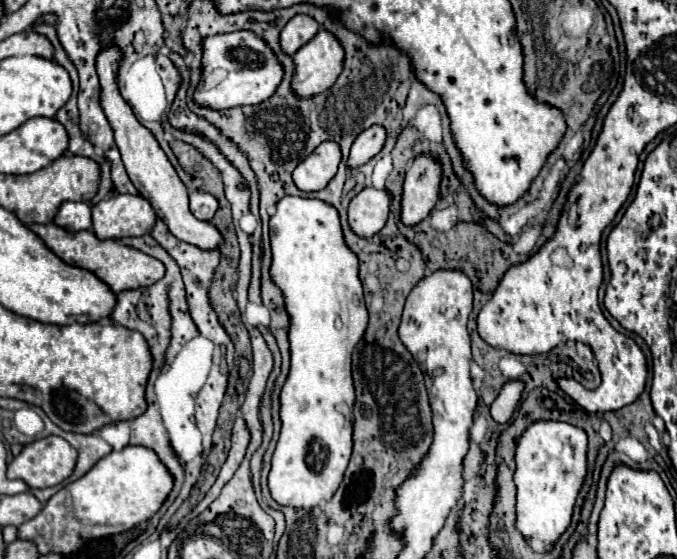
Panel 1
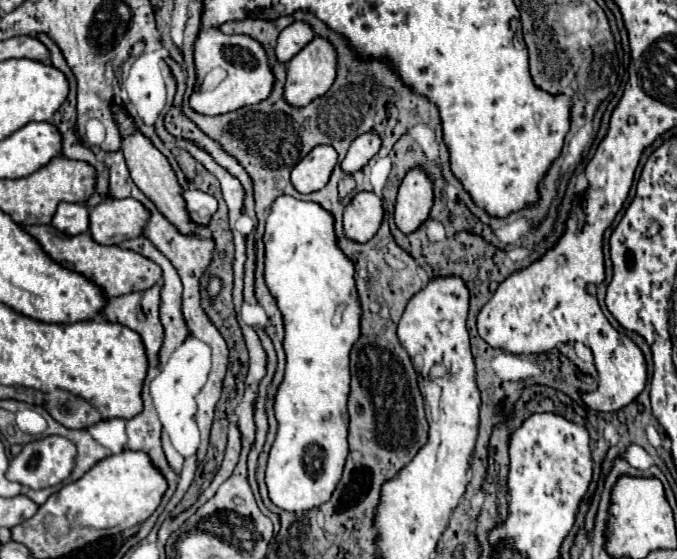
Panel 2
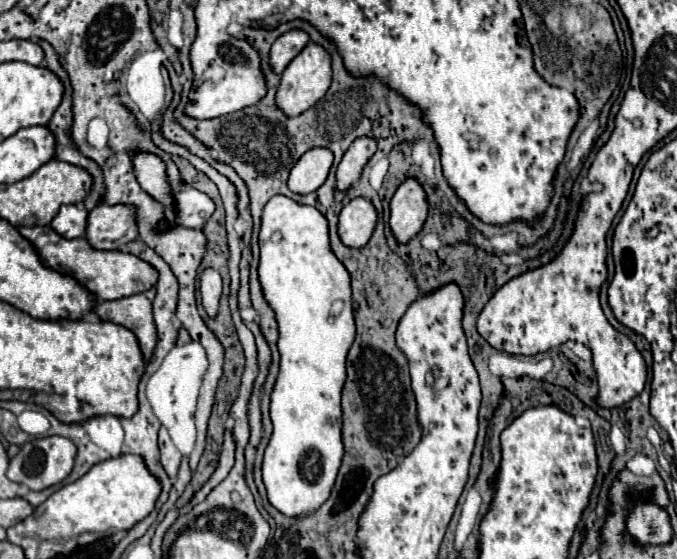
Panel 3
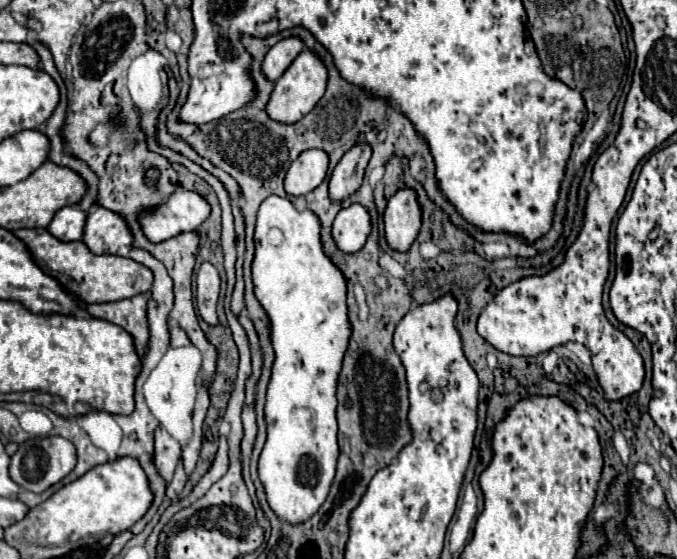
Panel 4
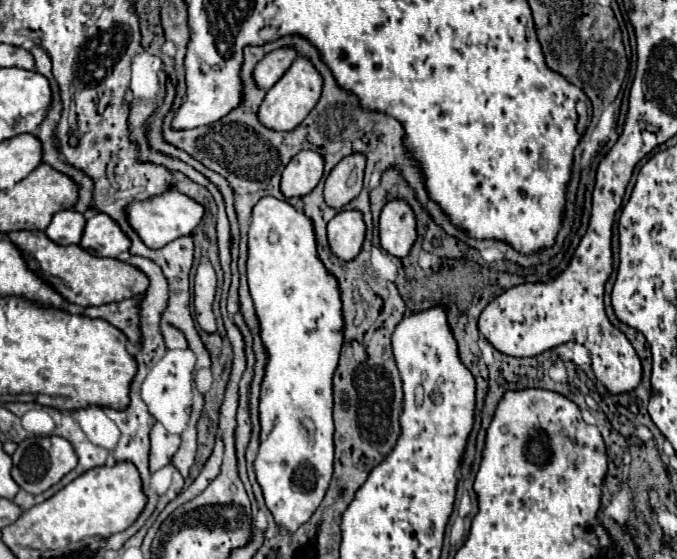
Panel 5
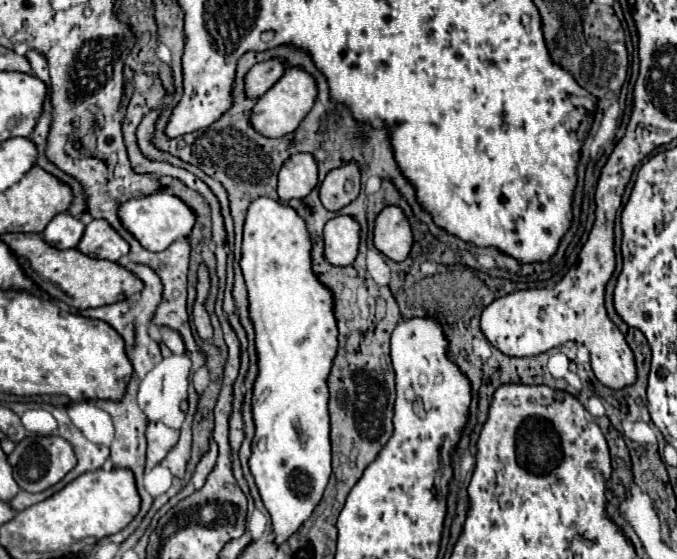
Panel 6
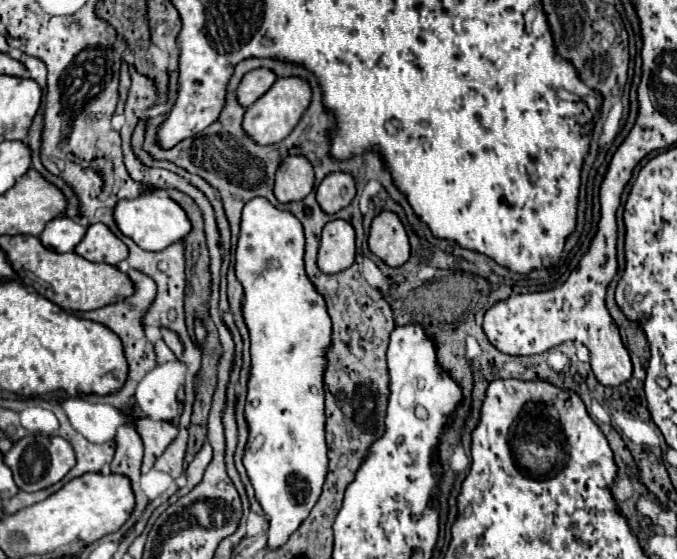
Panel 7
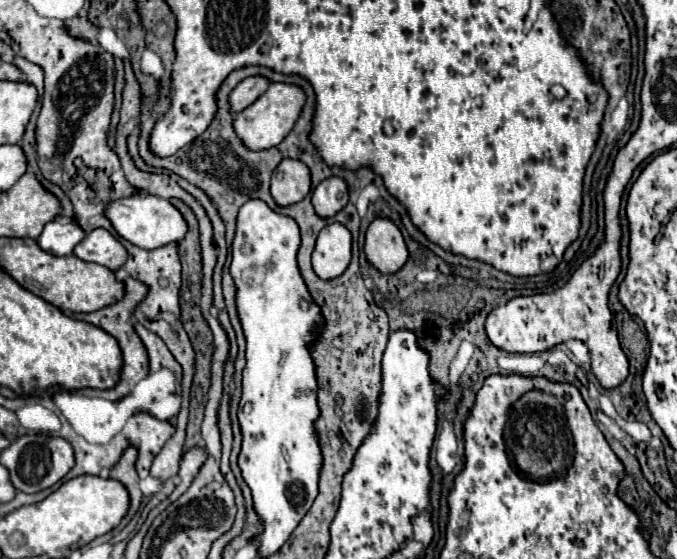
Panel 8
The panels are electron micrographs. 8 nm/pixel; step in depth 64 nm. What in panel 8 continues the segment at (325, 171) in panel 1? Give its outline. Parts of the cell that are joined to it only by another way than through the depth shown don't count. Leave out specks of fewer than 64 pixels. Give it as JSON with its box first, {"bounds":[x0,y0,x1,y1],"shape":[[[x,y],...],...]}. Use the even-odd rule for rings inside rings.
{"bounds":[272,160,310,206],"shape":[[[282,160],[272,174],[272,198],[278,206],[300,202],[310,192],[310,168],[300,160]]]}

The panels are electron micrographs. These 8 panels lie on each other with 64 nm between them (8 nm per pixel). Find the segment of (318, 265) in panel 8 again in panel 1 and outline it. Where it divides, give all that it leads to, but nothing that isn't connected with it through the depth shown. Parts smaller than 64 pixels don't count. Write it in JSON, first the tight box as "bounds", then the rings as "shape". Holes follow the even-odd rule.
{"bounds":[348,186,392,236],"shape":[[[368,186],[358,192],[348,206],[348,222],[358,236],[374,236],[380,232],[388,220],[392,204],[392,194],[382,188]]]}

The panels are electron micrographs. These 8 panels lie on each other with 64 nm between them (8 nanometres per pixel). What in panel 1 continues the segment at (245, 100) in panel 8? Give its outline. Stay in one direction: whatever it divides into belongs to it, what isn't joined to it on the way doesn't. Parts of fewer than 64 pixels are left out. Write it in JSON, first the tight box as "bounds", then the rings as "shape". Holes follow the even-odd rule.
{"bounds":[280,16,318,54],"shape":[[[294,16],[282,30],[280,34],[280,44],[286,54],[294,54],[298,48],[302,48],[308,40],[312,40],[318,32],[316,20],[312,16]]]}

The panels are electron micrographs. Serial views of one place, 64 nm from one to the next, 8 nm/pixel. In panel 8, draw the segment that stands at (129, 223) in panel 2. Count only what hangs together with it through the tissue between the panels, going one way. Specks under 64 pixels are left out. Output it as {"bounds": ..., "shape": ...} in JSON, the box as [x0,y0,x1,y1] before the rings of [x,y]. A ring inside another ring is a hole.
{"bounds":[74,228,126,270],"shape":[[[94,228],[84,236],[84,240],[74,248],[74,254],[86,262],[102,264],[110,270],[118,270],[126,258],[126,248],[104,228]]]}

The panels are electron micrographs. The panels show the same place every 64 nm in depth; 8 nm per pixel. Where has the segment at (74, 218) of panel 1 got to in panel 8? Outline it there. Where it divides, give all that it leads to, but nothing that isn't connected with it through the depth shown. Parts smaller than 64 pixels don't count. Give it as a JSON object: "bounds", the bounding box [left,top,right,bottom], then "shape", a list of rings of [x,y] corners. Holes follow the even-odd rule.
{"bounds":[38,220,84,256],"shape":[[[52,220],[44,226],[44,232],[38,238],[42,250],[54,256],[68,256],[72,254],[74,246],[84,238],[84,230],[76,222],[60,222]]]}

